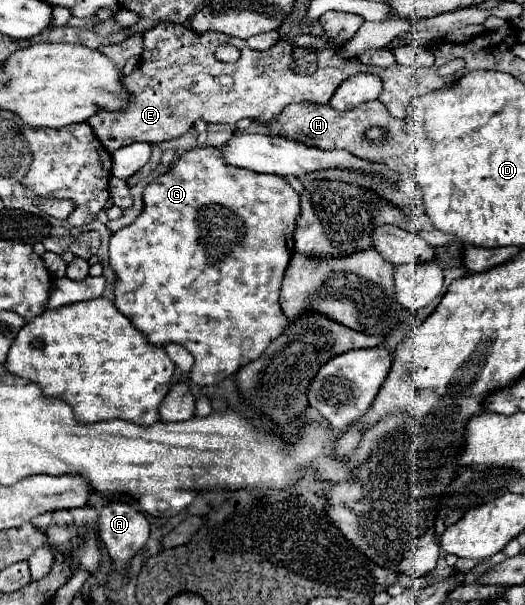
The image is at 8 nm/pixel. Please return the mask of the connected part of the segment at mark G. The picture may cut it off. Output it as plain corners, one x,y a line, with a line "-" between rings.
195,148
181,154
179,162
173,164
173,168
165,174
161,174
157,180
153,180
145,192
143,192
143,210
135,218
133,224
117,230
111,236
109,242
109,266
115,274
115,306
119,312
123,312
127,318
133,320
133,324
145,334
149,344
165,348
167,344
179,344
187,348
193,358
193,370
191,370
191,384
197,386
213,386
235,374
245,362
251,362
253,358
261,356
263,350
269,346
273,338
277,338
287,328
287,318
279,304
279,288
285,274
285,268
291,260
293,248
293,232
297,226
299,216
299,194
281,178
273,174
259,174
247,168
235,168
221,160
221,152
217,148

